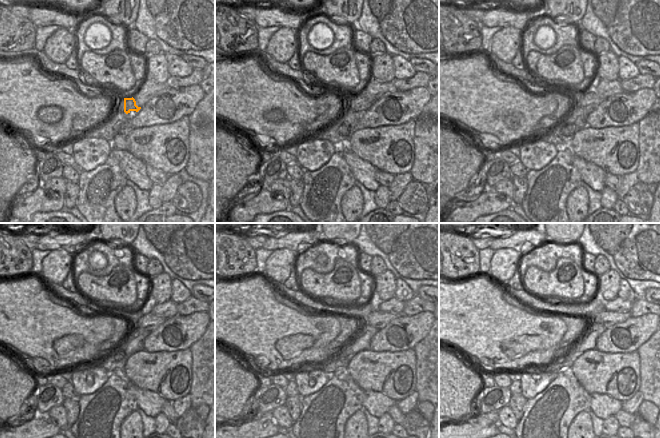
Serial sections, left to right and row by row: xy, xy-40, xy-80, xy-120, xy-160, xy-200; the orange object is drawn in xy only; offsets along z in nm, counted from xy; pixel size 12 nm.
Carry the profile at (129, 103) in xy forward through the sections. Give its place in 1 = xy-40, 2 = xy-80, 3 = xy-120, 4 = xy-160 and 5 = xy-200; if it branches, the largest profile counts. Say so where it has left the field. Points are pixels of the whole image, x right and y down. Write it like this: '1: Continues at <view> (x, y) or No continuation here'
1: Continues at xy-40 (359, 102)
2: Continues at xy-80 (589, 99)
3: Continues at xy-120 (146, 321)
4: Continues at xy-160 (378, 319)
5: Continues at xy-200 (607, 318)

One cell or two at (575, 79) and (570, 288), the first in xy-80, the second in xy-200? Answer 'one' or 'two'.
one

